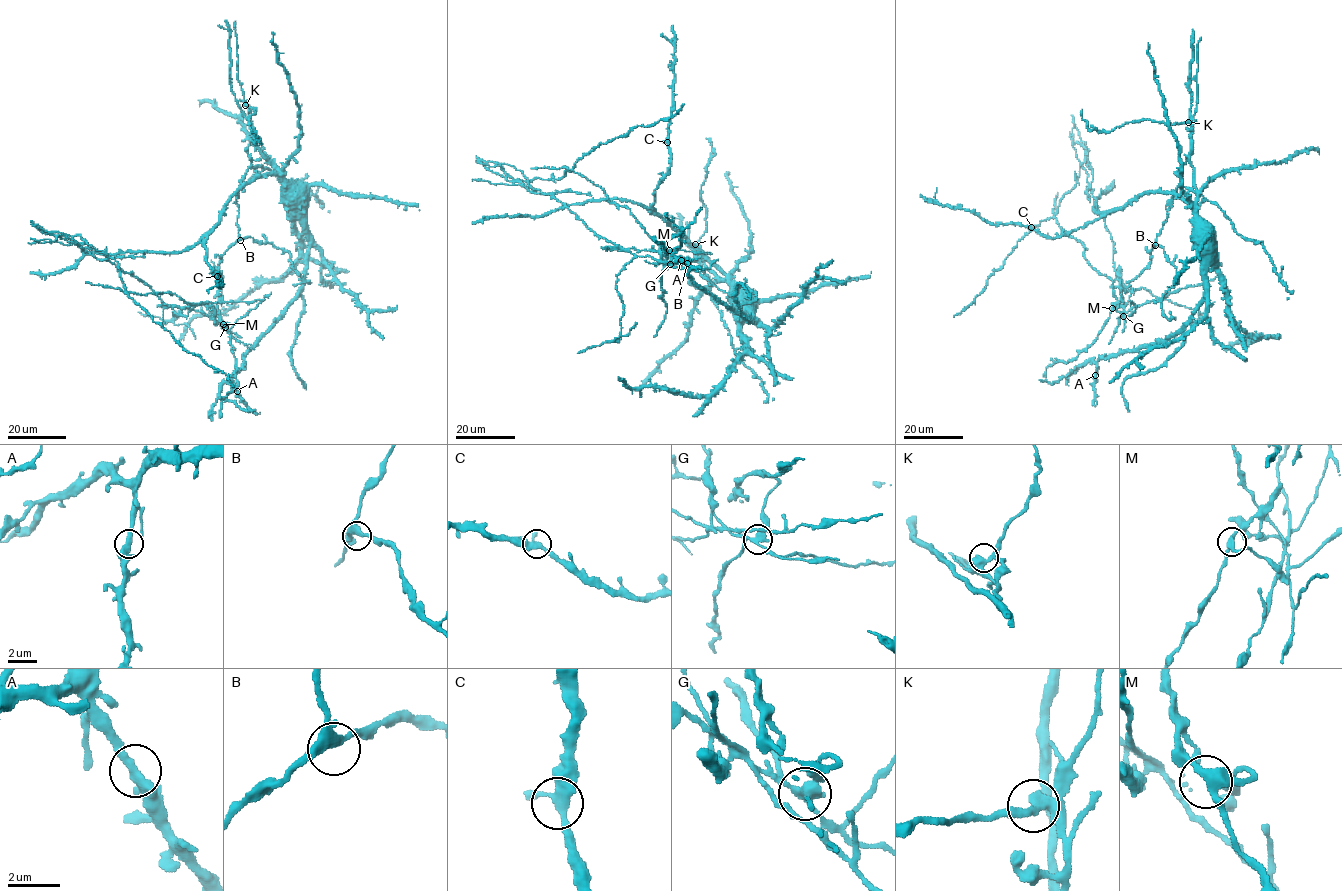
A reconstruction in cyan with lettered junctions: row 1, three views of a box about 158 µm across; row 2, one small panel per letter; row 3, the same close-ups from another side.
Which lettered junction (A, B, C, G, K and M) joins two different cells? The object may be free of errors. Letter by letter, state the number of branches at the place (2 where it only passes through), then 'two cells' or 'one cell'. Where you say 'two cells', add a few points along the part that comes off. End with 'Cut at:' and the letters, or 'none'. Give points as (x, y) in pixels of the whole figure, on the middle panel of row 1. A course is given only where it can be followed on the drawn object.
A: 3 branches meet; one cell
B: 3 branches meet; one cell
C: 3 branches meet; one cell
G: 3 branches meet; two cells; foreign part runs (670, 263), (629, 209), (610, 203), (599, 186), (572, 168), (600, 143), (671, 118), (684, 104)
K: 3 branches meet; one cell
M: 3 branches meet; one cell
Cut at: G

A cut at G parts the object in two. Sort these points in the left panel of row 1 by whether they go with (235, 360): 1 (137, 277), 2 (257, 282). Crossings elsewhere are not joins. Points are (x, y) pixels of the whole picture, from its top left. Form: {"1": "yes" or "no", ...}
{"1": "no", "2": "yes"}

